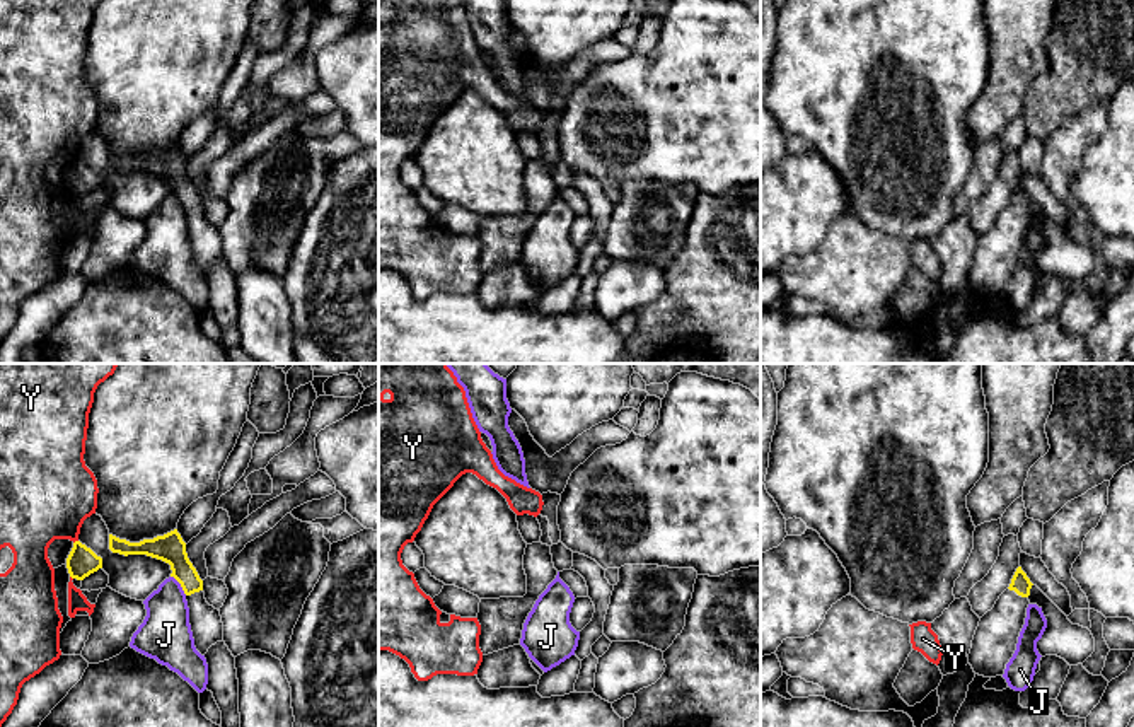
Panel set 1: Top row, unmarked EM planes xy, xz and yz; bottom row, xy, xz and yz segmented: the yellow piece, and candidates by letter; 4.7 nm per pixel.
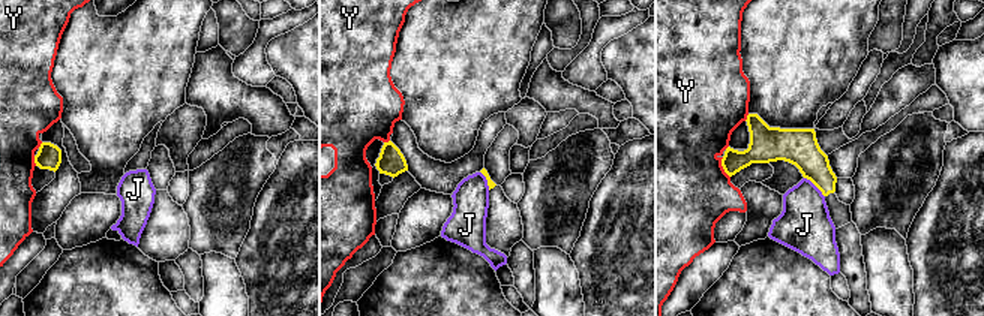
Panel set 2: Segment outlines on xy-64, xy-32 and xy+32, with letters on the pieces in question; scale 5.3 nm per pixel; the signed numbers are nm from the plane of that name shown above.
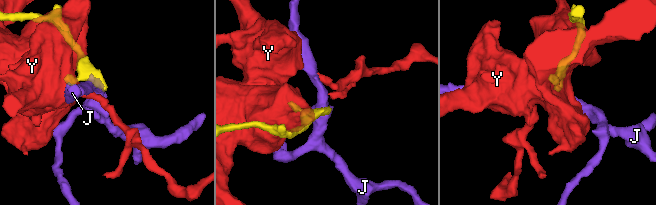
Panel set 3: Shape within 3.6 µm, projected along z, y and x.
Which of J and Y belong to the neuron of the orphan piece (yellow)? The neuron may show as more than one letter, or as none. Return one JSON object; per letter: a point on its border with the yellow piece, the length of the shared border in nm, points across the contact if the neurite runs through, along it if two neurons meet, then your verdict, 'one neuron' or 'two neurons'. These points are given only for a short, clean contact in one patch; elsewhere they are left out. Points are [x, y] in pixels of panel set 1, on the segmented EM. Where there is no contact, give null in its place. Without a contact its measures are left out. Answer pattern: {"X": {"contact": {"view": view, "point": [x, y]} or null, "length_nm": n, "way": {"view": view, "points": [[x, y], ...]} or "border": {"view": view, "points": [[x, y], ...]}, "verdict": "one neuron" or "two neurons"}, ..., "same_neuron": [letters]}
{"J": {"contact": {"view": "xy", "point": [181, 586]}, "length_nm": 120, "border": {"view": "xy", "points": [[171, 575], [186, 594]]}, "verdict": "two neurons"}, "Y": {"contact": {"view": "xy", "point": [75, 541]}, "length_nm": 30, "verdict": "two neurons"}, "same_neuron": []}

